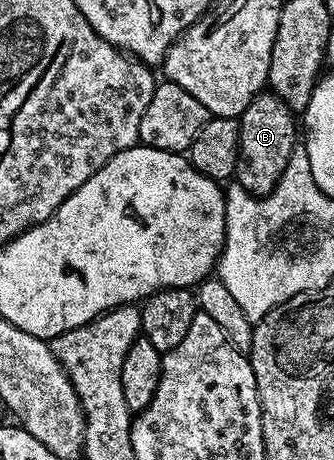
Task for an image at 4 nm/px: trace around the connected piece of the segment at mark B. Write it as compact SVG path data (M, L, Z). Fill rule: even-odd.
M271 91L258 93L253 102L241 112L235 181L248 193L265 197L279 183L291 159L291 151L299 144L299 125L293 120L293 110Z

